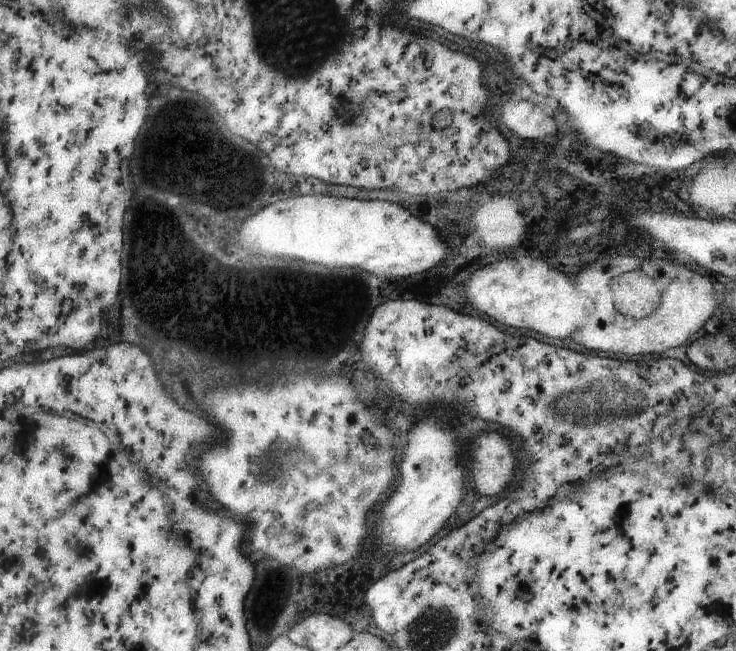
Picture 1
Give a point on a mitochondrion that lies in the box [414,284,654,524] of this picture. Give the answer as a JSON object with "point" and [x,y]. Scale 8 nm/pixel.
{"point":[552,404]}

